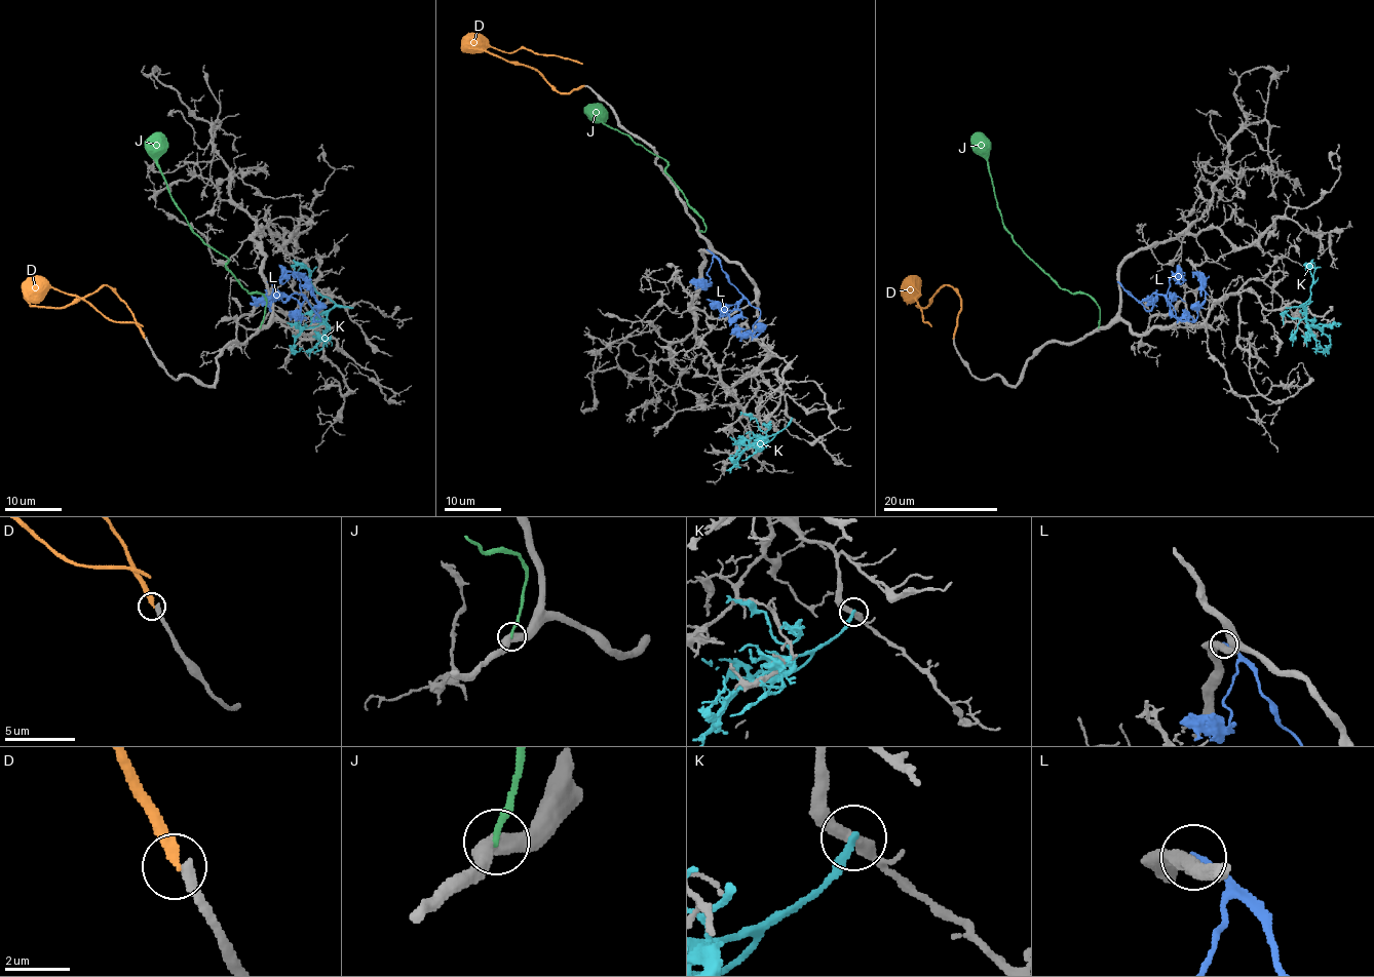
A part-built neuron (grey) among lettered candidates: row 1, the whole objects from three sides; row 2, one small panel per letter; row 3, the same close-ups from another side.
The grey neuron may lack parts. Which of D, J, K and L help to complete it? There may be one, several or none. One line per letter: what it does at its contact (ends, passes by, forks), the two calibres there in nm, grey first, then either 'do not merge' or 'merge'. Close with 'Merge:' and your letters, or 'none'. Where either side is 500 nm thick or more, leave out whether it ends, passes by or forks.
D: it ends there; 300 nm thick on the grey side, 280 nm on the other; merge
J: it ends there; 480 nm thick on the grey side, 190 nm on the other; do not merge
K: it ends there; 400 nm thick on the grey side, 220 nm on the other; do not merge
L: it ends there; 440 nm thick on the grey side, 190 nm on the other; do not merge
Merge: D

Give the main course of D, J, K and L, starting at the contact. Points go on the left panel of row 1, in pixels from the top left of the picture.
D: (143, 338), (127, 305), (109, 286), (60, 308), (30, 302), (53, 287), (84, 299), (113, 320), (143, 326)
J: (261, 327), (265, 298), (244, 288), (226, 268), (228, 259), (189, 226), (170, 194), (157, 163), (159, 131)
K: (352, 308), (335, 306), (318, 324), (306, 327), (295, 339), (295, 349), (299, 350), (299, 348)
L: (268, 282), (284, 302), (301, 294), (320, 320), (313, 320), (315, 295), (305, 279), (297, 277)

